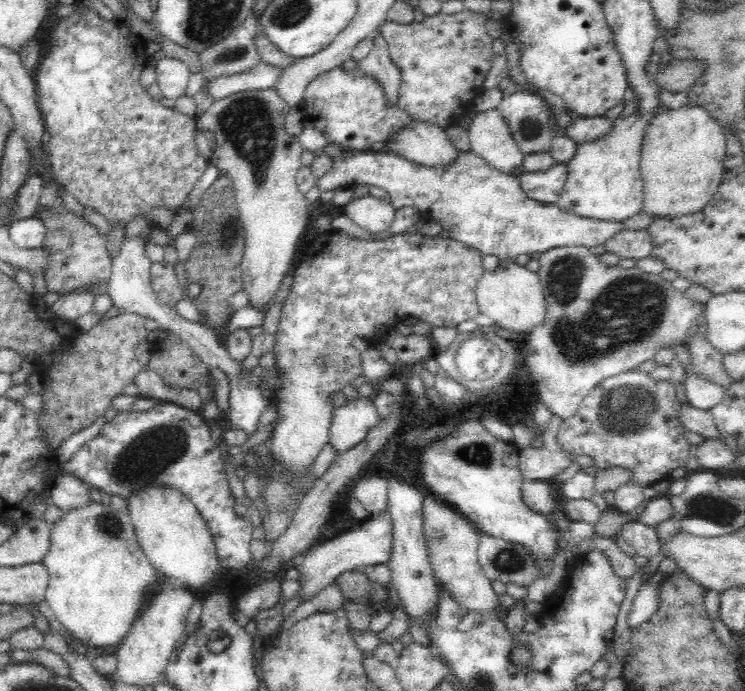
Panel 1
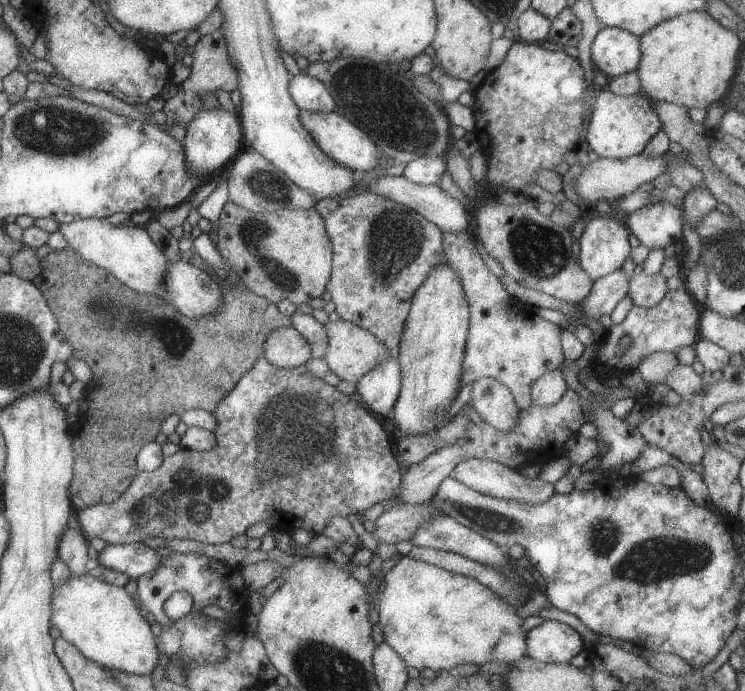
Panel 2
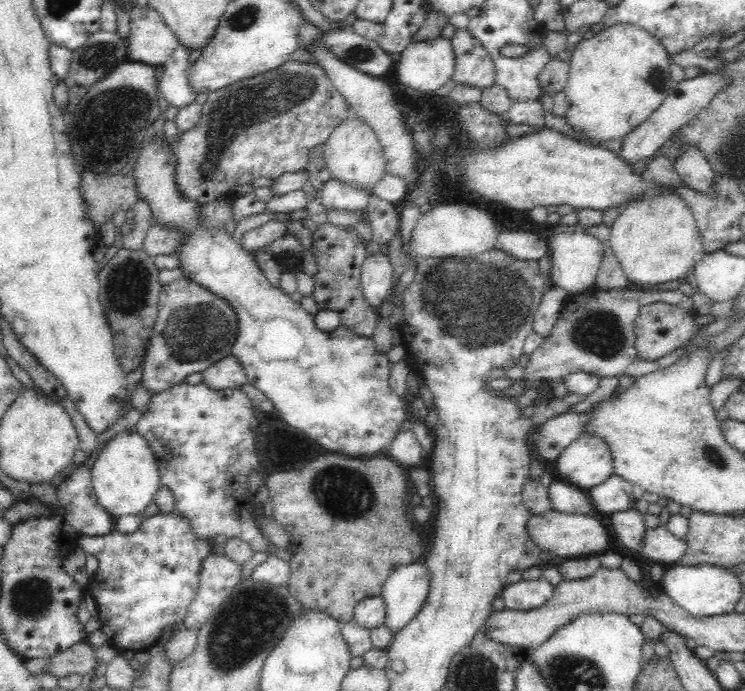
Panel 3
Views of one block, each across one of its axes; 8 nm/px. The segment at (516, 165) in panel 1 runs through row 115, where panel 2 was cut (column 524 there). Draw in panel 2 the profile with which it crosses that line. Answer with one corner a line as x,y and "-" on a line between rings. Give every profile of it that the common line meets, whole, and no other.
470,457
469,459
461,460
451,470
449,476
480,494
499,499
510,499
529,504
543,503
549,501
549,498
552,498
553,494
555,494
554,487
551,484
539,481
538,479
531,480
531,478
525,478
518,471
506,468
500,463
488,459

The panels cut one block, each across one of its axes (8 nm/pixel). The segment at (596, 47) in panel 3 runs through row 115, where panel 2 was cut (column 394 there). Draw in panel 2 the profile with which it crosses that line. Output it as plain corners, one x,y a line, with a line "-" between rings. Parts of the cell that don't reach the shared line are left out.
405,555
379,580
374,597
374,608
379,614
377,625
383,633
383,642
406,666
419,671
430,668
437,673
463,664
479,666
486,661
513,663
524,656
526,631
521,629
523,619
517,614
519,609
499,601
485,586
468,577
449,573

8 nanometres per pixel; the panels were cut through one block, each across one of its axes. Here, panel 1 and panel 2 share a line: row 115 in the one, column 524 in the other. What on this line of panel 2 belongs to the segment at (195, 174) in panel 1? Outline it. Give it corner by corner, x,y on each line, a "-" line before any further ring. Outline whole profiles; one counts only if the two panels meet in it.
517,40
515,43
511,44
509,50
507,50
507,55
503,58
503,61
497,68
491,70
487,74
481,84
472,93
473,102
473,115
475,120
474,134
476,139
480,142
479,150
486,158
486,177
487,182
493,186
501,189
507,189
508,191
519,191
522,192
523,186
527,183
533,183
533,172
540,171
541,169
553,170
557,164
561,163
563,160
563,154
568,151
578,152
579,148
579,138
586,136
586,129
588,128
588,122
583,122
583,113
585,112
585,105
591,104
593,98
588,100
585,95
586,82
583,78
582,68
578,64
578,60
575,58
570,58
567,56
563,50
559,49
557,52
551,52
542,48
539,43
527,43
526,41

